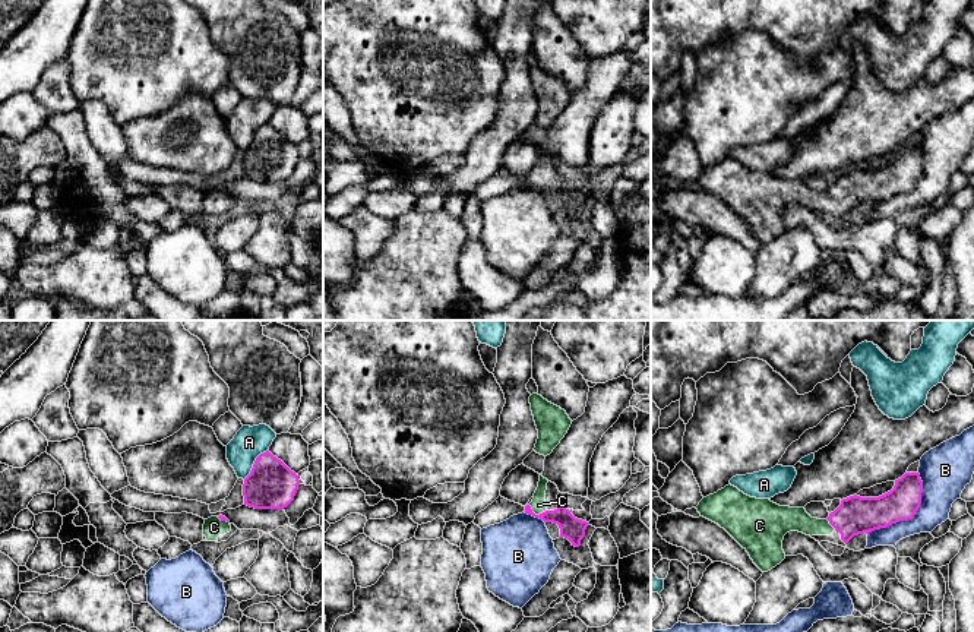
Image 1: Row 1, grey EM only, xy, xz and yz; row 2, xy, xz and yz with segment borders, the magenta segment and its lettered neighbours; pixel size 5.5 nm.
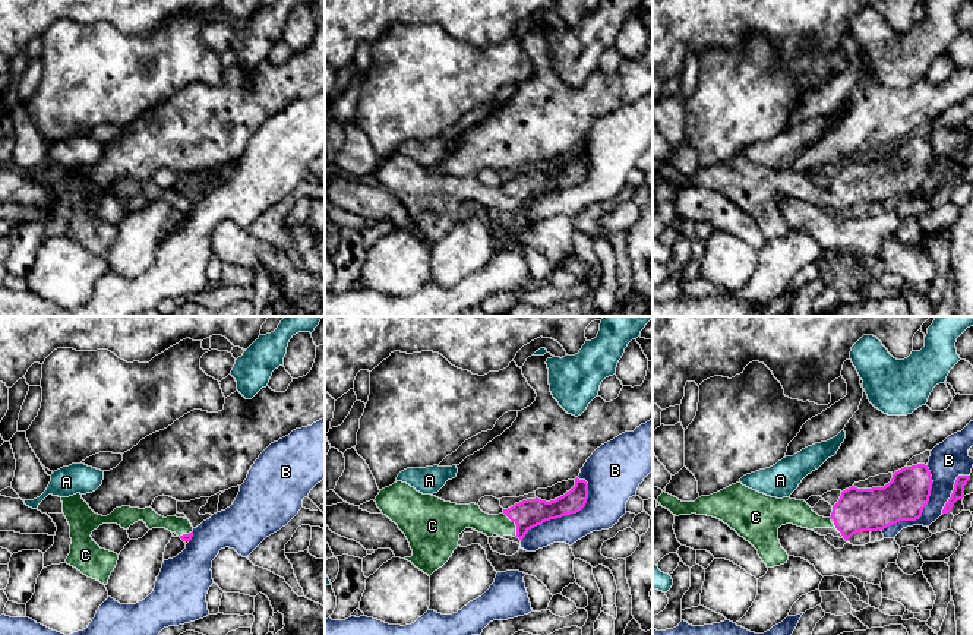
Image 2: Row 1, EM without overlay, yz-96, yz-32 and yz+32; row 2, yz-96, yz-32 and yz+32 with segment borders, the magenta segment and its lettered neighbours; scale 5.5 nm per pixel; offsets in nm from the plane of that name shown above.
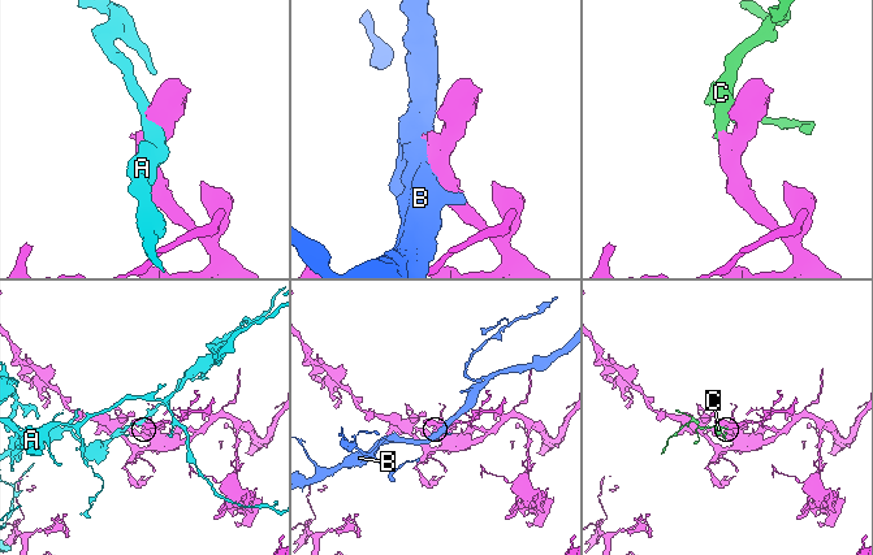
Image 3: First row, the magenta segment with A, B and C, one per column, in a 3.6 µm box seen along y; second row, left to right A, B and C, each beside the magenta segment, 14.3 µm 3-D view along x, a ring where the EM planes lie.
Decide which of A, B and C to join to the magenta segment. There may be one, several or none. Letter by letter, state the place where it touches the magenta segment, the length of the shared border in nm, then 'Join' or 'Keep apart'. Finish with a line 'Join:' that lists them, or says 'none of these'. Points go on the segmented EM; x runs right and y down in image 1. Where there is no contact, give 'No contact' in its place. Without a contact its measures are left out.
A: Touches magenta at xy (253, 464). Shared border 220 nm. Keep apart
B: Touches magenta at yz (913, 517). Shared border 440 nm. Keep apart
C: Touches magenta at xz (537, 515). Shared border 110 nm. Join
Join: C

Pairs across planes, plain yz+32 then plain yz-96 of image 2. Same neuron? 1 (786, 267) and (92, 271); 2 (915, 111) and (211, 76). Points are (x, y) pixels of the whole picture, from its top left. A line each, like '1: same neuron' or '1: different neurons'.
1: different neurons
2: different neurons

